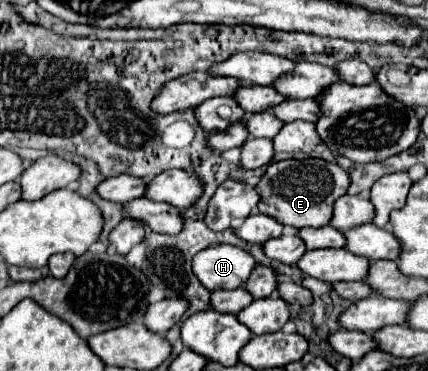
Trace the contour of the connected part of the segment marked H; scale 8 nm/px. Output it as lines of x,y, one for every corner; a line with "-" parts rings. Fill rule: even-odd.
210,246
200,250
192,260
192,272
206,290
240,288
248,280
254,258
238,246

